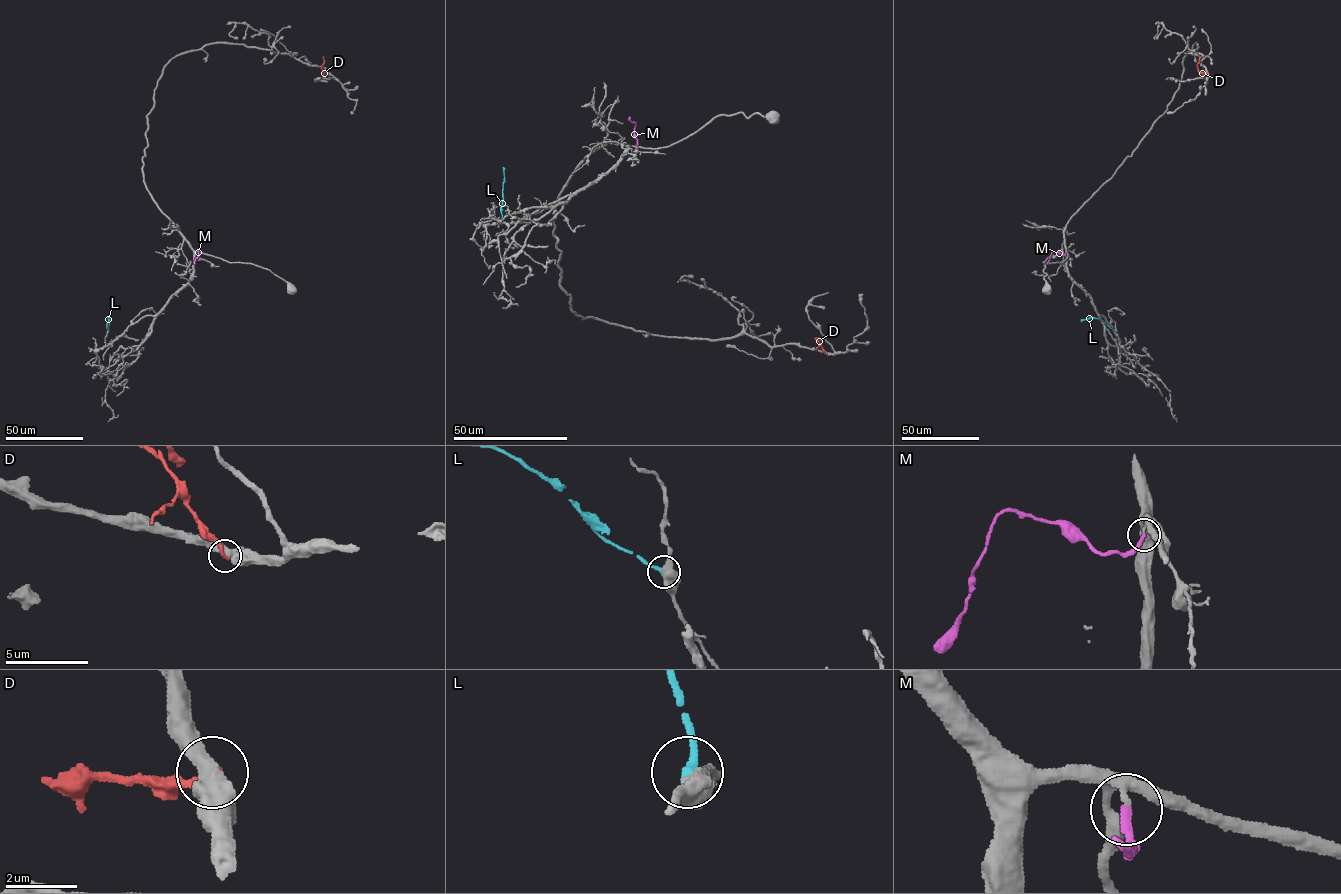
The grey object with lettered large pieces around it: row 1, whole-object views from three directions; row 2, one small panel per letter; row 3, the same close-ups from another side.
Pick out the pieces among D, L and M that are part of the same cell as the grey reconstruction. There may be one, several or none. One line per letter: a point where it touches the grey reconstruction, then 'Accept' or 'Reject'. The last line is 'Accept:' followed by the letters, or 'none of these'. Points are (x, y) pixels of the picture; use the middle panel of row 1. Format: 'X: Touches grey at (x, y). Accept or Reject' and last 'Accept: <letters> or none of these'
D: Touches grey at (826, 353). Reject
L: Touches grey at (502, 218). Reject
M: Touches grey at (637, 146). Reject
Accept: none of these

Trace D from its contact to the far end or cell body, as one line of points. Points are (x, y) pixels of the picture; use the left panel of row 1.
D: (328, 72), (324, 73), (321, 68), (323, 57)

